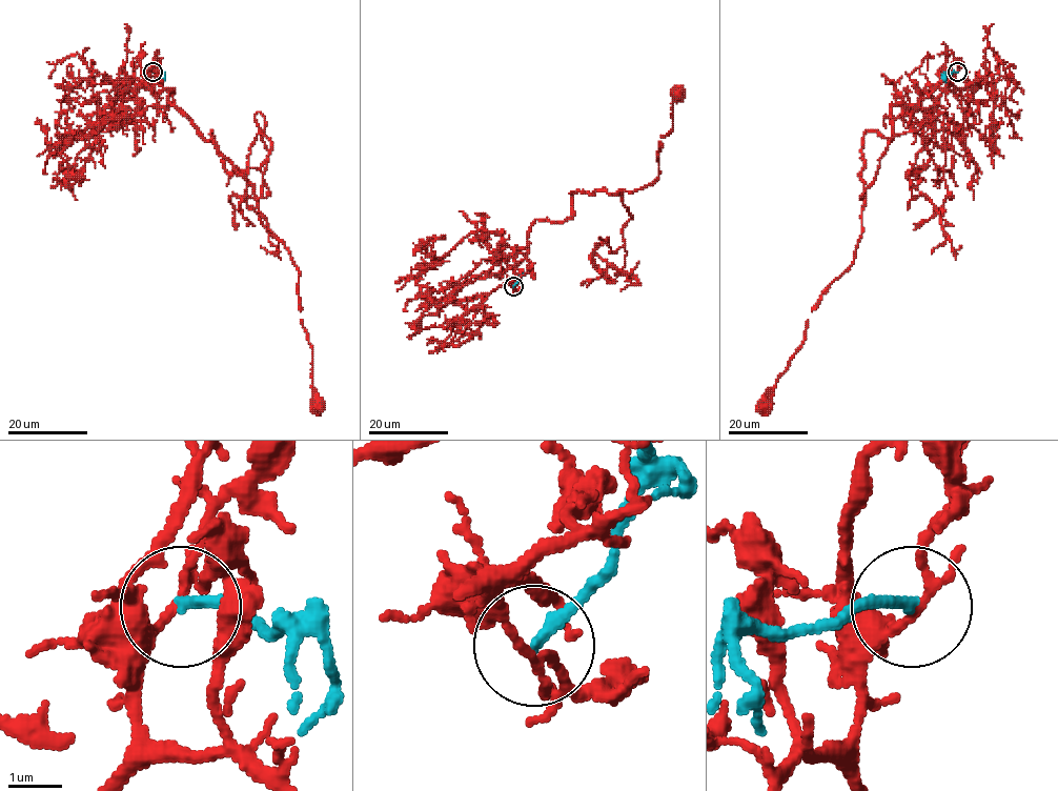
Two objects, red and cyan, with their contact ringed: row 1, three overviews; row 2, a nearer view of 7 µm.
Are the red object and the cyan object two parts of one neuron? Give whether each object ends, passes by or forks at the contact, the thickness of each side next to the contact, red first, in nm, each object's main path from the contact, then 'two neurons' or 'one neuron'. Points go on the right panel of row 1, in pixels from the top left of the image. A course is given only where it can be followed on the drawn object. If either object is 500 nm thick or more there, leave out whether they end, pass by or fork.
red forks | cyan ends | 130/220 nm | red via (957, 72), (934, 105), (890, 108), (890, 141), (865, 135), (854, 260), (811, 311), (804, 342), (763, 405) | cyan via (957, 72), (944, 74), (945, 81) | two neurons

